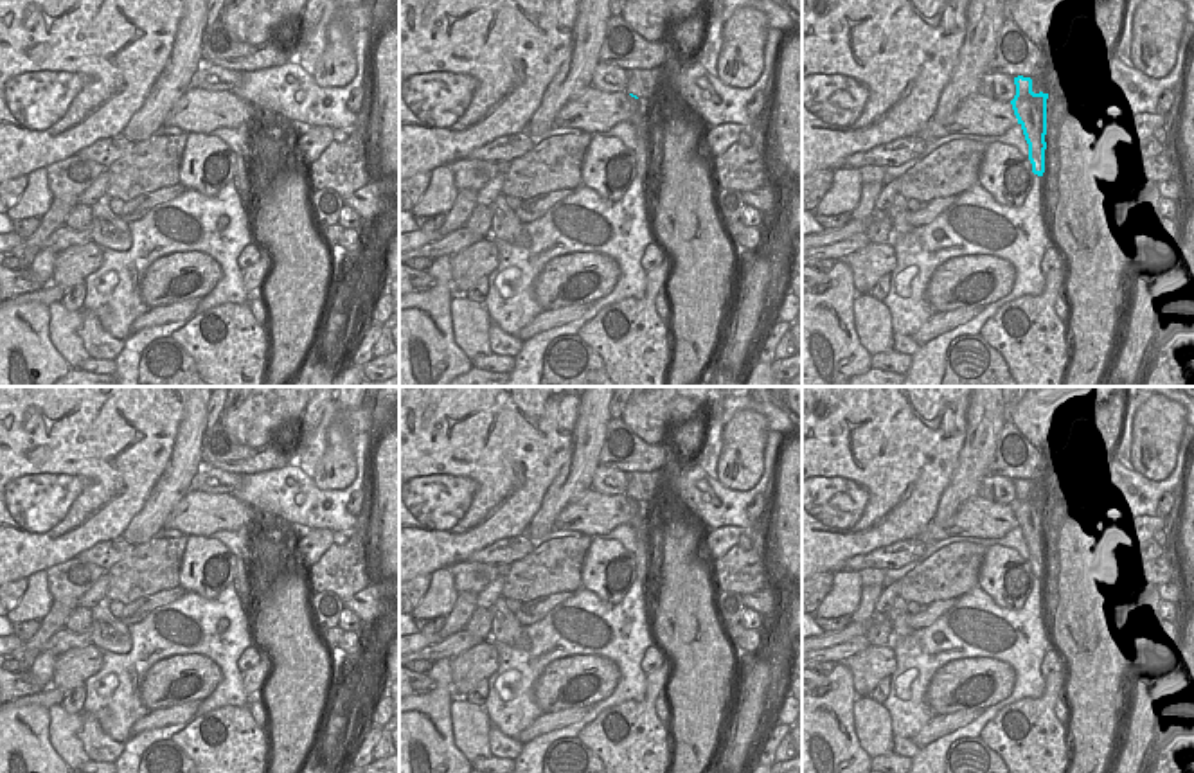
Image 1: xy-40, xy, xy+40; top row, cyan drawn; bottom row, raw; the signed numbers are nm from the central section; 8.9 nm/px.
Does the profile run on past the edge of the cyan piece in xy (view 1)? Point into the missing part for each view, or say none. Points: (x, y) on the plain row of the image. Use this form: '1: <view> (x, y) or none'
1: none

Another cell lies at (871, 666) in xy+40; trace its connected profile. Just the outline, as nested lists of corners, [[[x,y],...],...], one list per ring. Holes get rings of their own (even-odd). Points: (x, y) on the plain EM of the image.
[[[890,644],[869,645],[843,662],[852,672],[856,696],[870,696],[878,683],[897,669]]]

